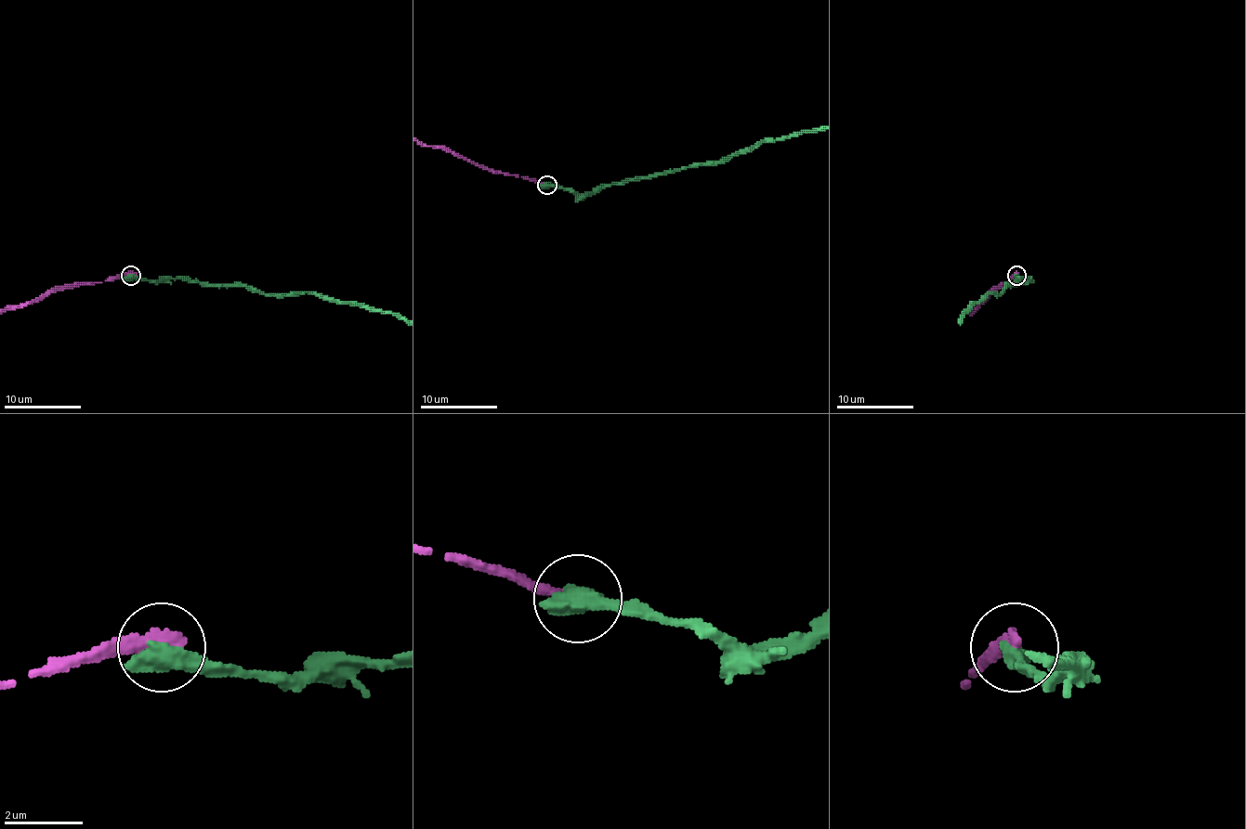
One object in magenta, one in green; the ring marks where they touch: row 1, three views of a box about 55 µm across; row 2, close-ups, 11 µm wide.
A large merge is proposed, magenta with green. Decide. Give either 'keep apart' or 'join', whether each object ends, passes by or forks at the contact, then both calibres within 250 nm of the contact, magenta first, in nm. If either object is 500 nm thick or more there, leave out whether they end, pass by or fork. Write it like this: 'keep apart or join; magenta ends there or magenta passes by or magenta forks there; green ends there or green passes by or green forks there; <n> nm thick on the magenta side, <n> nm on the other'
keep apart; 360 nm thick on the magenta side, 650 nm on the other

